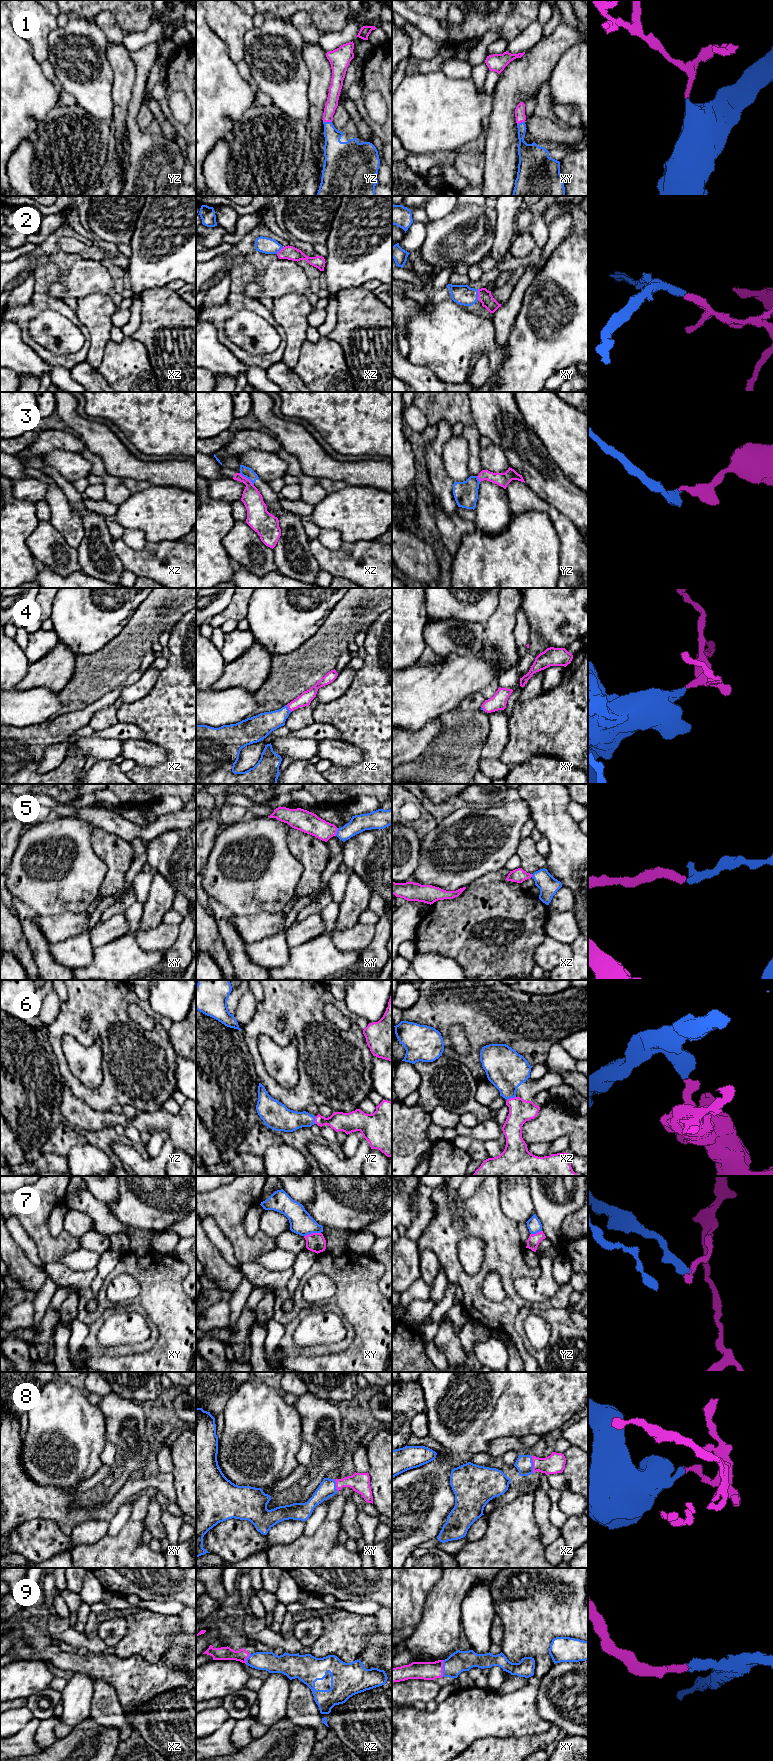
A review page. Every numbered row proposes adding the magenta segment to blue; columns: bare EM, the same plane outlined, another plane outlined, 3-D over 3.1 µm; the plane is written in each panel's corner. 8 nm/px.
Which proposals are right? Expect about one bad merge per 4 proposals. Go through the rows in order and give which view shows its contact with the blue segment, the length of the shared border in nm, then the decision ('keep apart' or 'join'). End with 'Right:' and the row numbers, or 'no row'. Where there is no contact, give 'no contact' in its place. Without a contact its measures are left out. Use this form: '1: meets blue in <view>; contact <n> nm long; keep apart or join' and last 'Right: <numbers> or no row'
1: meets blue in yz; contact 70 nm long; join
2: meets blue in xy; contact 90 nm long; join
3: meets blue in xz; contact 160 nm long; keep apart
4: meets blue in xz; contact 70 nm long; join
5: meets blue in xy; contact 70 nm long; join
6: meets blue in xz; contact 80 nm long; join
7: meets blue in xy; contact 140 nm long; keep apart
8: meets blue in xz; contact 140 nm long; join
9: meets blue in xy; contact 140 nm long; join
Right: 1, 2, 4, 5, 6, 8, 9

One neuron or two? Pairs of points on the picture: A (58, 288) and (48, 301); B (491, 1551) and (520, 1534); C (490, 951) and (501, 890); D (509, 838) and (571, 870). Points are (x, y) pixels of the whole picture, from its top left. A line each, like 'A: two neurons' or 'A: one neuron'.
A: two neurons
B: one neuron
C: one neuron
D: two neurons

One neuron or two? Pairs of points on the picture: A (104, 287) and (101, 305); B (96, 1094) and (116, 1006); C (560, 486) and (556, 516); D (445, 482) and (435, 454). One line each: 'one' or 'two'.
A: two
B: one
C: two
D: one

